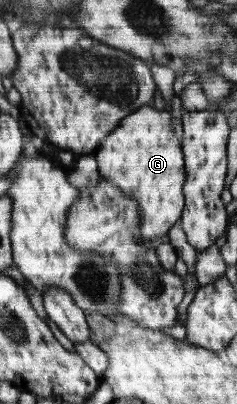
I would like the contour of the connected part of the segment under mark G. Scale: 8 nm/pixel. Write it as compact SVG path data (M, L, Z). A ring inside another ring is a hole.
M142 106L126 115L117 127L93 153L98 171L107 181L115 183L125 195L139 203L141 237L147 240L162 237L179 221L186 207L183 185L187 171L179 139L173 133L173 117L165 109Z

